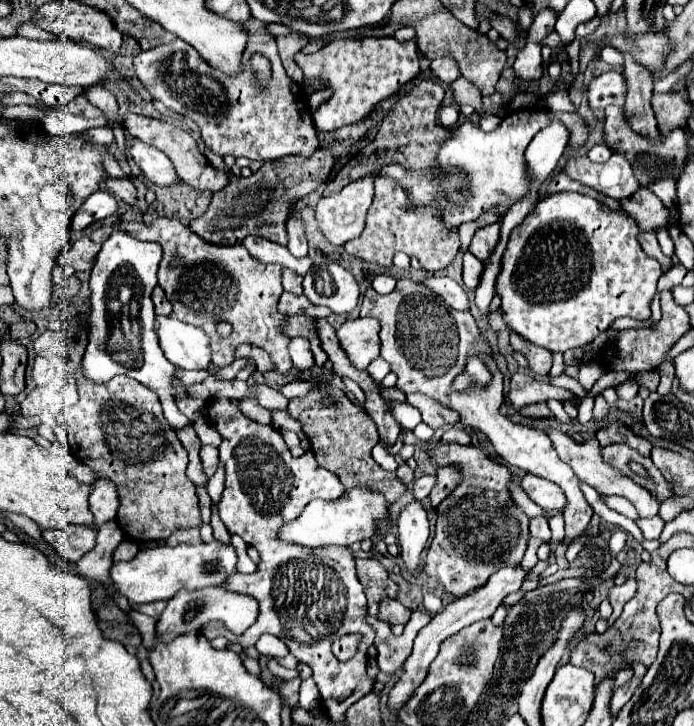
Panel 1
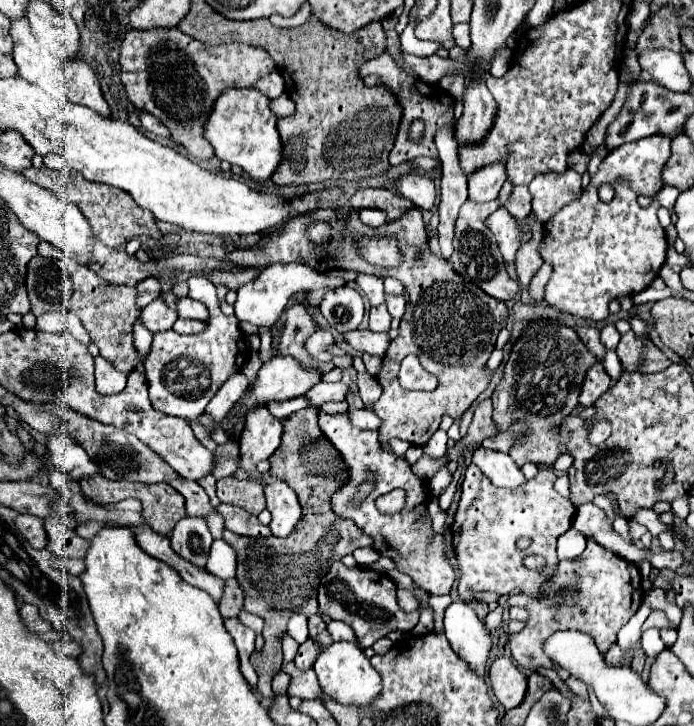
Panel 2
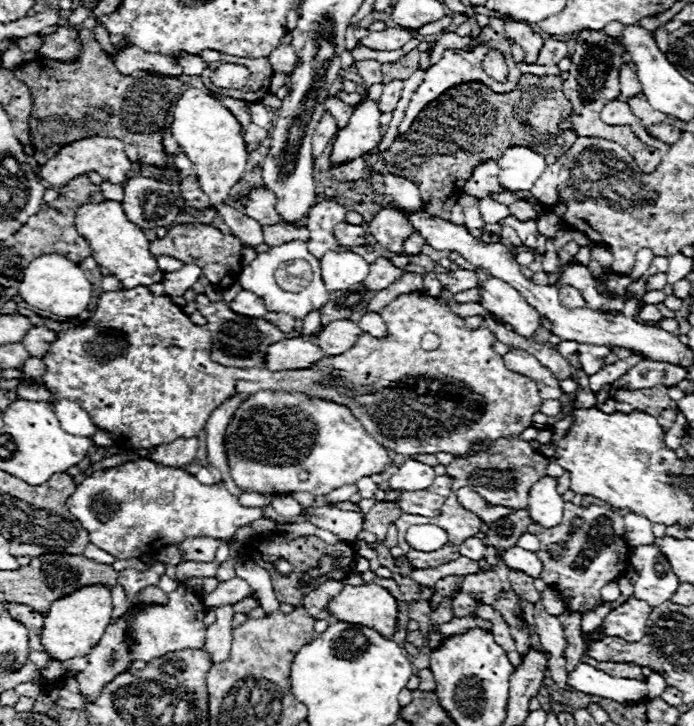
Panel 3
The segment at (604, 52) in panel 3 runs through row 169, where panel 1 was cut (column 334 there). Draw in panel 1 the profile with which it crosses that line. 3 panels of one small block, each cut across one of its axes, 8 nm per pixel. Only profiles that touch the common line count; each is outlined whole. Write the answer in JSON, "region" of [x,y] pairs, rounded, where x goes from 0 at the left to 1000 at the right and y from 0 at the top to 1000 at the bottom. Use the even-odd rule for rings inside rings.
{"region":[[[499,873],[496,879],[484,879],[478,884],[478,901],[484,901],[484,906],[490,912],[504,909],[513,901],[513,893],[516,893],[516,884],[519,884],[520,879],[520,873]]]}

